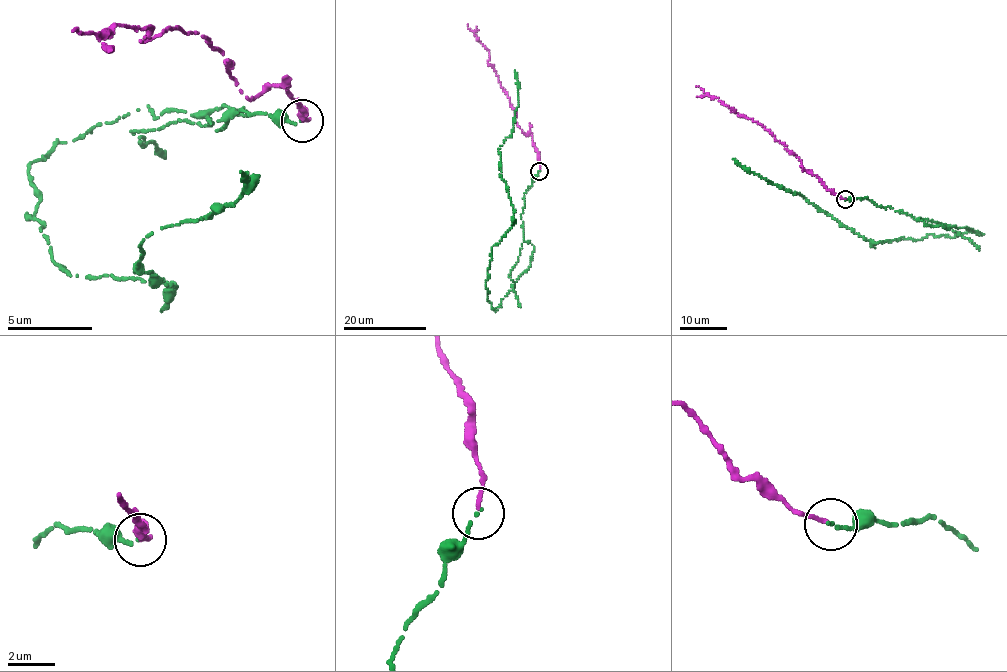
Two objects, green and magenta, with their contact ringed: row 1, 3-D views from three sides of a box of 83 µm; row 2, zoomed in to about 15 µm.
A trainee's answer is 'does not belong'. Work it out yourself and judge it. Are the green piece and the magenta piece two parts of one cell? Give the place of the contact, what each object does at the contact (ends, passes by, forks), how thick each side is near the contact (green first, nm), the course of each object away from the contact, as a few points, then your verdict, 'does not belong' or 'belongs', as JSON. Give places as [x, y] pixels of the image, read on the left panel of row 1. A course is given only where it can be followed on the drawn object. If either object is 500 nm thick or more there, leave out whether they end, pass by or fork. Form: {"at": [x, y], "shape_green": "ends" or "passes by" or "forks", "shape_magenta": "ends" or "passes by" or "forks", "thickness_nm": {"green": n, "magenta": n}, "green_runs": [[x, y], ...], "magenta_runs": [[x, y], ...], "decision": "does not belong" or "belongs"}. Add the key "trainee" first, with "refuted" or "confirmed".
{"trainee": "confirmed", "at": [302, 121], "shape_green": "ends", "shape_magenta": "ends", "thickness_nm": {"green": 150, "magenta": 180}, "green_runs": [[303, 121], [149, 104], [29, 168], [26, 214], [69, 274], [172, 294], [140, 242], [241, 171]], "magenta_runs": [[303, 119], [279, 84], [251, 98], [239, 91], [197, 32], [142, 41], [153, 30], [73, 31]], "decision": "does not belong"}

